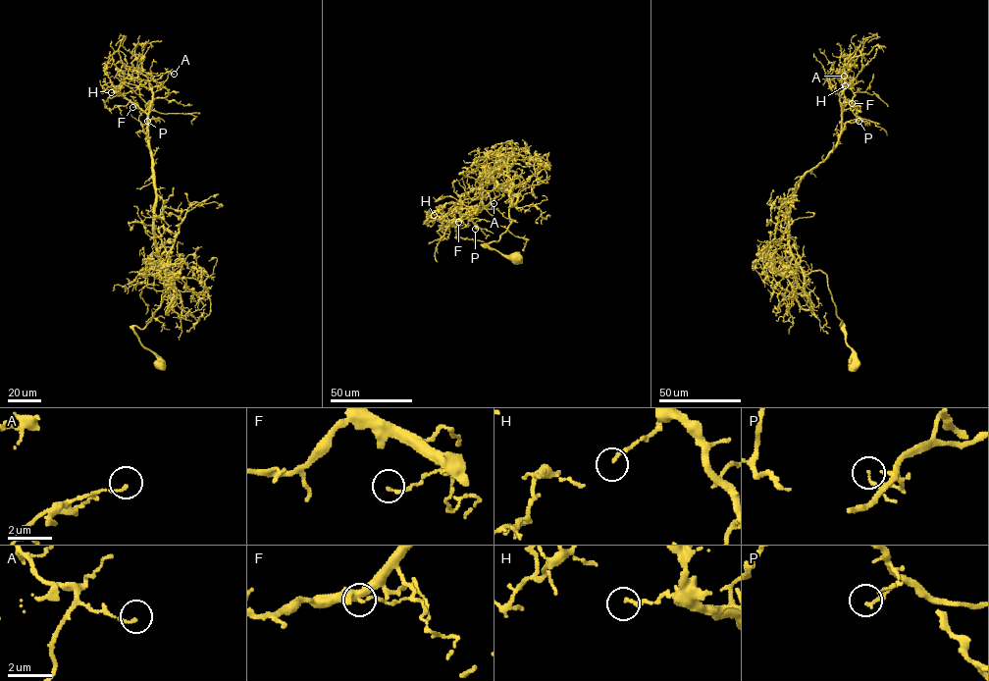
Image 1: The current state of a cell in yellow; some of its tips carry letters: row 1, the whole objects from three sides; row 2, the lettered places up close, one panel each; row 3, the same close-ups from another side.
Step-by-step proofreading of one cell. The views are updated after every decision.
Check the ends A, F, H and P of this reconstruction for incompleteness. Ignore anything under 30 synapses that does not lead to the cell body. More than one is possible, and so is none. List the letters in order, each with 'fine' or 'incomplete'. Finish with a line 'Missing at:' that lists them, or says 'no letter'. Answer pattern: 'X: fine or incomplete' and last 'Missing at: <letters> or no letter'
A: fine
F: fine
H: fine
P: incomplete
Missing at: P

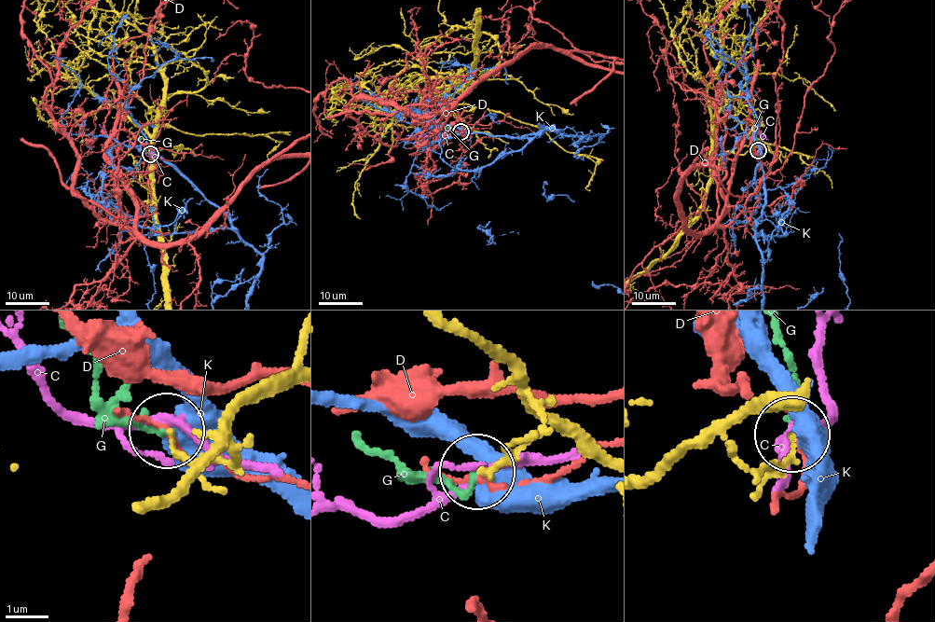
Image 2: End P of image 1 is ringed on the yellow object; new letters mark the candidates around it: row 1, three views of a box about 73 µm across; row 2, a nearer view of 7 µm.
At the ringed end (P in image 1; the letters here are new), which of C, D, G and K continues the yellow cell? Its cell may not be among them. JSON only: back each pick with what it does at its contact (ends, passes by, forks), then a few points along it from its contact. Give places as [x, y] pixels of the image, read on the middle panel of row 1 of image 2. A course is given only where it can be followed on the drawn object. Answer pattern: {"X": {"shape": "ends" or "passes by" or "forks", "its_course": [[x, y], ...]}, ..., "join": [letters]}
{"G": {"shape": "passes by"}, "join": ["G"]}

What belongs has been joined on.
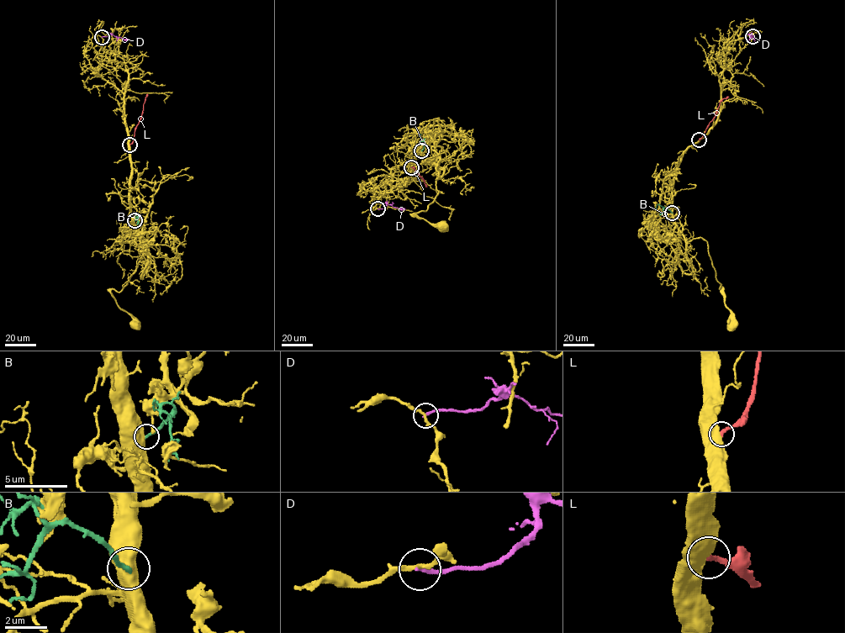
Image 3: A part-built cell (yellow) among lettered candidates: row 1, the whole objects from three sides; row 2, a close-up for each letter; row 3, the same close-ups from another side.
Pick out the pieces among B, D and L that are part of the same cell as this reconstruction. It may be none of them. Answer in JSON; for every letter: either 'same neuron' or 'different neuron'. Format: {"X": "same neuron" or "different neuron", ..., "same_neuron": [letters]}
{"B": "different neuron", "D": "different neuron", "L": "different neuron", "same_neuron": []}

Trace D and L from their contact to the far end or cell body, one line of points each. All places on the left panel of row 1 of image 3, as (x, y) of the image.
D: (102, 37), (112, 34), (128, 39)
L: (129, 145), (147, 94)

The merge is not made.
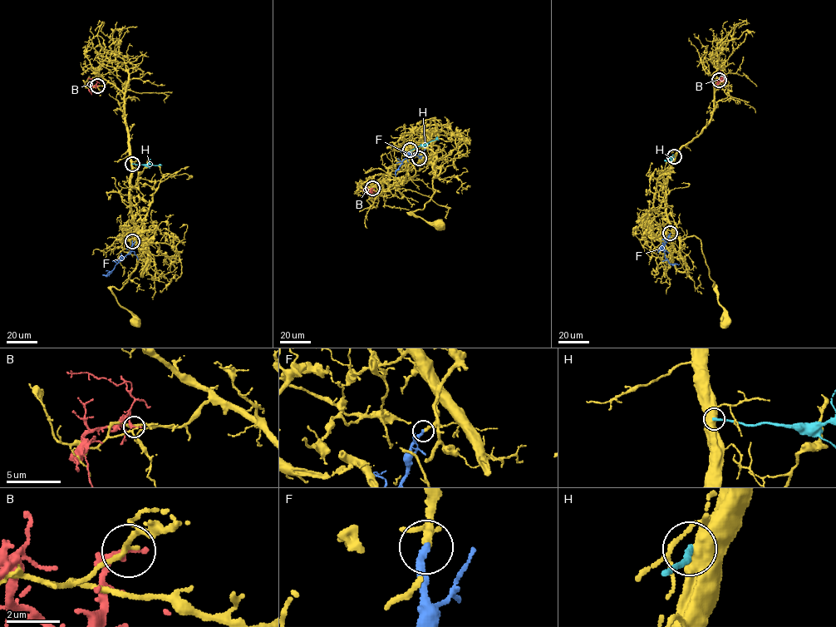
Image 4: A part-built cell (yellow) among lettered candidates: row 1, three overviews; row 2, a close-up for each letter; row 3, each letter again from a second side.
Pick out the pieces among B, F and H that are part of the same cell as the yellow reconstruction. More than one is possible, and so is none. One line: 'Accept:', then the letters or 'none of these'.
Accept: F

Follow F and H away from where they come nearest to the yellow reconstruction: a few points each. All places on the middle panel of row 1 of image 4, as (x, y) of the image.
F: (419, 158), (415, 155), (404, 159), (395, 173), (396, 175)
H: (410, 150), (439, 140)

